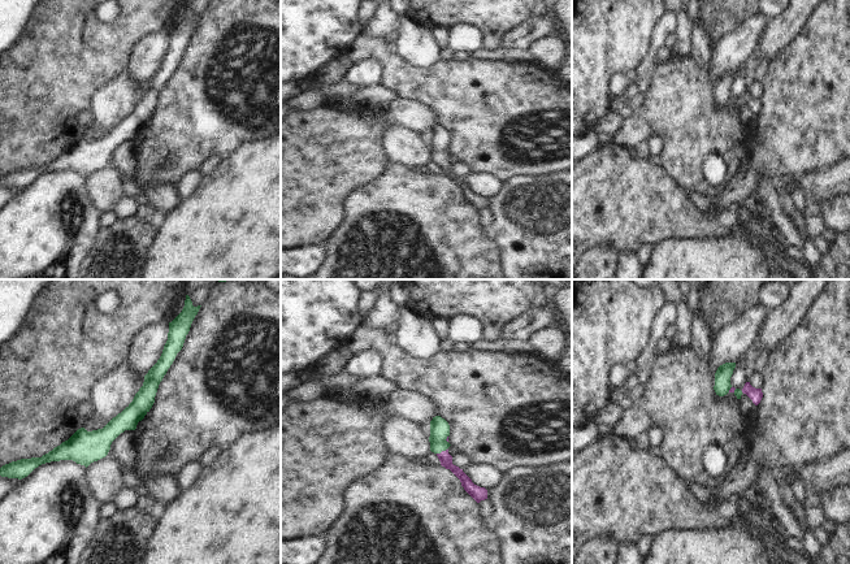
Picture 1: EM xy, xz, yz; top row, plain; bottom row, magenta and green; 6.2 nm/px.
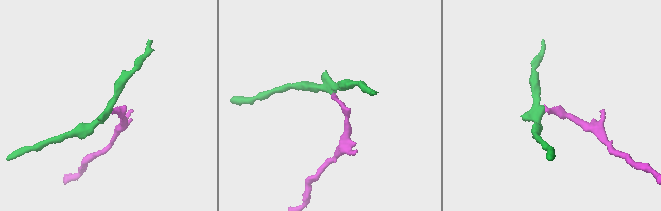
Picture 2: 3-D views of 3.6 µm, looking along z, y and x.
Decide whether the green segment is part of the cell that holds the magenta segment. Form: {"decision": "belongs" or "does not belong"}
{"decision": "belongs"}

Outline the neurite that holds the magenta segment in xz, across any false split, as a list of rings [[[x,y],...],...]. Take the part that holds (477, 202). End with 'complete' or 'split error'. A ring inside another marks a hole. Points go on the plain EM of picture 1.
[[[441,125],[433,126],[430,130],[430,160],[434,161],[441,174],[446,178],[450,178],[461,191],[464,199],[477,211],[487,208],[487,199],[485,196],[480,196],[472,191],[472,188],[460,178],[459,175],[452,173],[452,165],[448,162],[448,152],[450,144],[450,134]]]; split error

